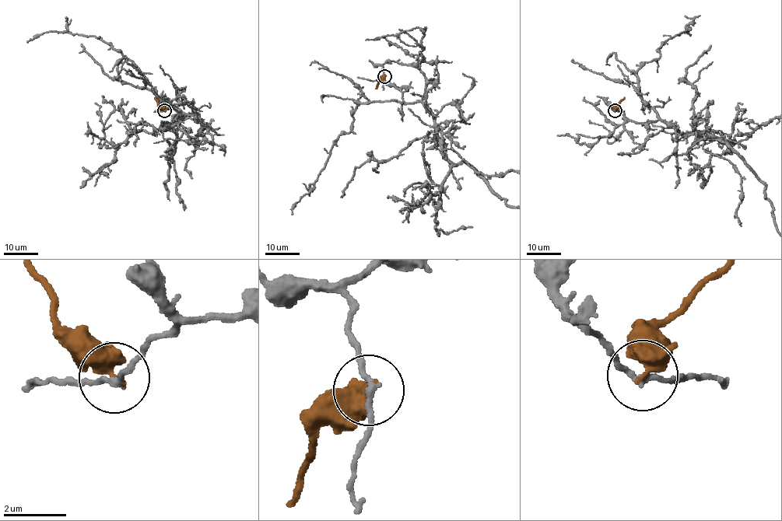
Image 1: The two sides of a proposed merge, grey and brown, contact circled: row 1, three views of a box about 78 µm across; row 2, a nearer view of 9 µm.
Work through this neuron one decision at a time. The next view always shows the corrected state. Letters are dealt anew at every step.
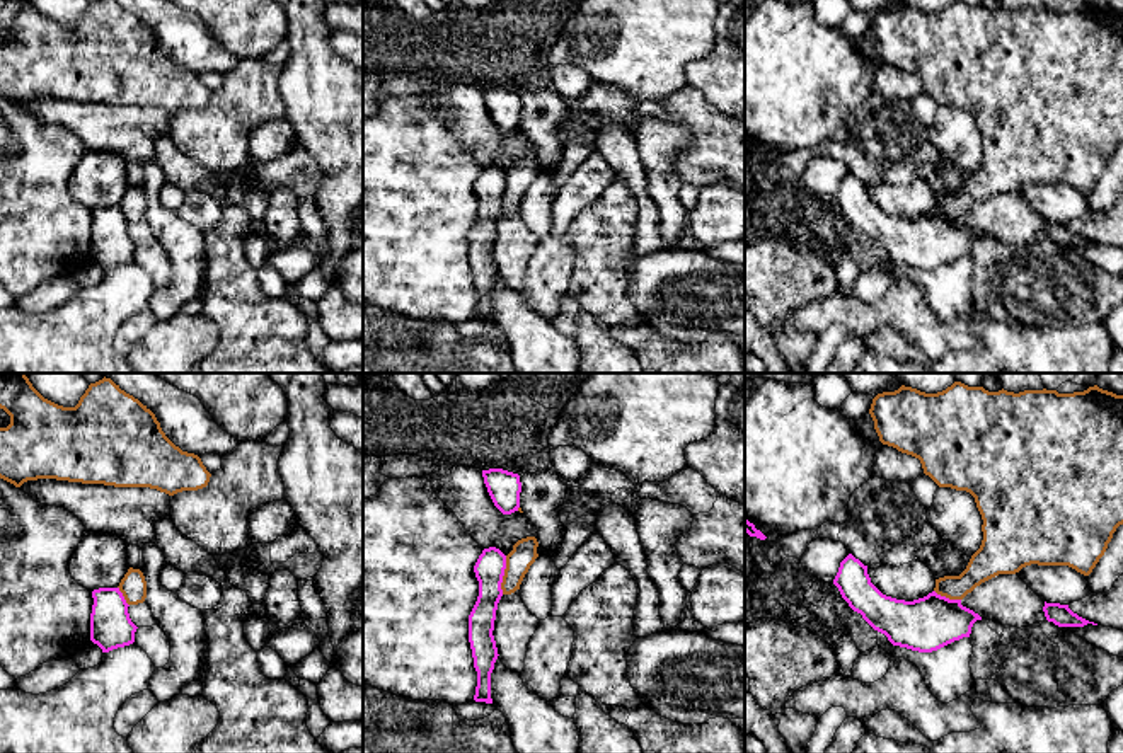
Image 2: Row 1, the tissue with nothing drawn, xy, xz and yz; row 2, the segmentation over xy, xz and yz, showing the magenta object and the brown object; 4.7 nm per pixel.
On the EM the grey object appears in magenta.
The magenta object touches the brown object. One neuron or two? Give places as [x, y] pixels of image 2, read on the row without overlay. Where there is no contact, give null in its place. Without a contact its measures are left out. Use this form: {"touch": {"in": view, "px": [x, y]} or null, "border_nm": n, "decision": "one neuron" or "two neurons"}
{"touch": {"in": "xz", "px": [503, 193]}, "border_nm": 190, "decision": "two neurons"}

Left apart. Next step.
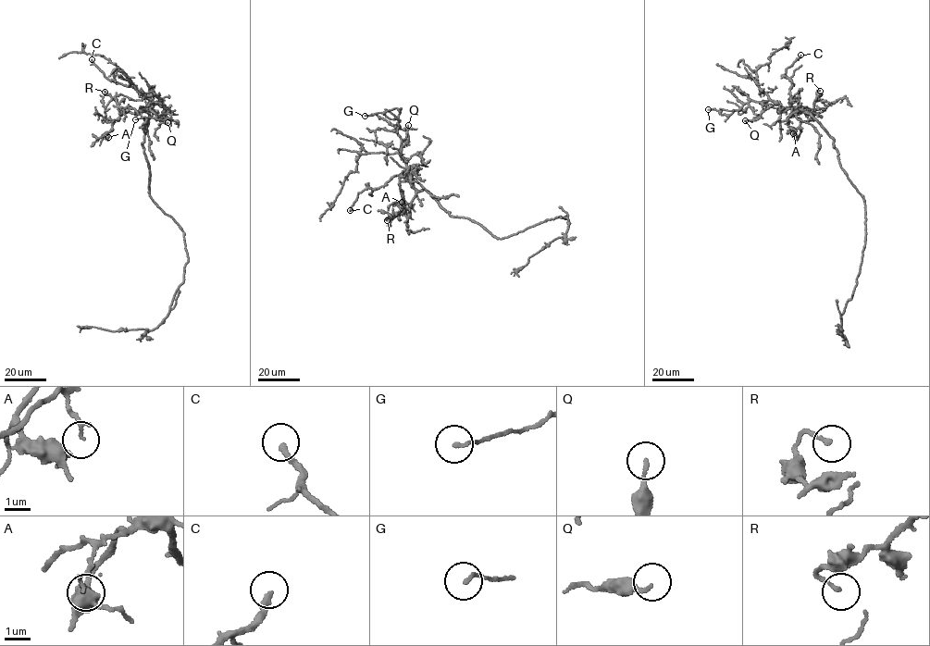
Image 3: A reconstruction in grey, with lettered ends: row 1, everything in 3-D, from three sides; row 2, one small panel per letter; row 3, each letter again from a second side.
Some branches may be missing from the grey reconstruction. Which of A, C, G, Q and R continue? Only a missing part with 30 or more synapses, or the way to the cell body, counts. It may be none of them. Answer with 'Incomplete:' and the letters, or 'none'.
Incomplete: C

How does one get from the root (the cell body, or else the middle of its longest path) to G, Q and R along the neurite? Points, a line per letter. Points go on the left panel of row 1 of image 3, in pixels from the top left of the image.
G: (149, 176), (142, 142), (149, 118), (141, 111), (153, 101), (162, 103), (171, 117), (135, 119)
Q: (149, 176), (142, 142), (149, 118), (147, 112), (141, 111), (151, 108), (160, 121), (167, 122)
R: (149, 176), (142, 142), (148, 113), (126, 112), (111, 121), (105, 113), (111, 97), (105, 92)

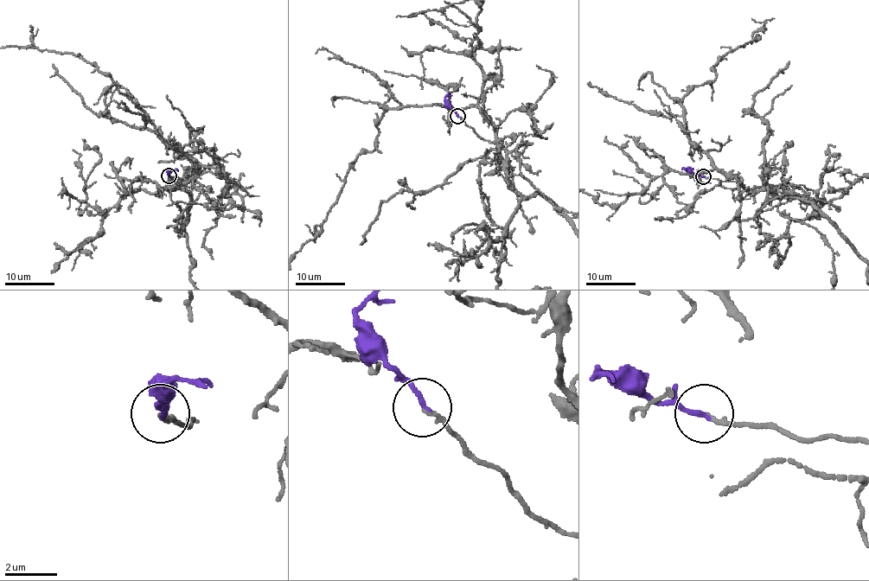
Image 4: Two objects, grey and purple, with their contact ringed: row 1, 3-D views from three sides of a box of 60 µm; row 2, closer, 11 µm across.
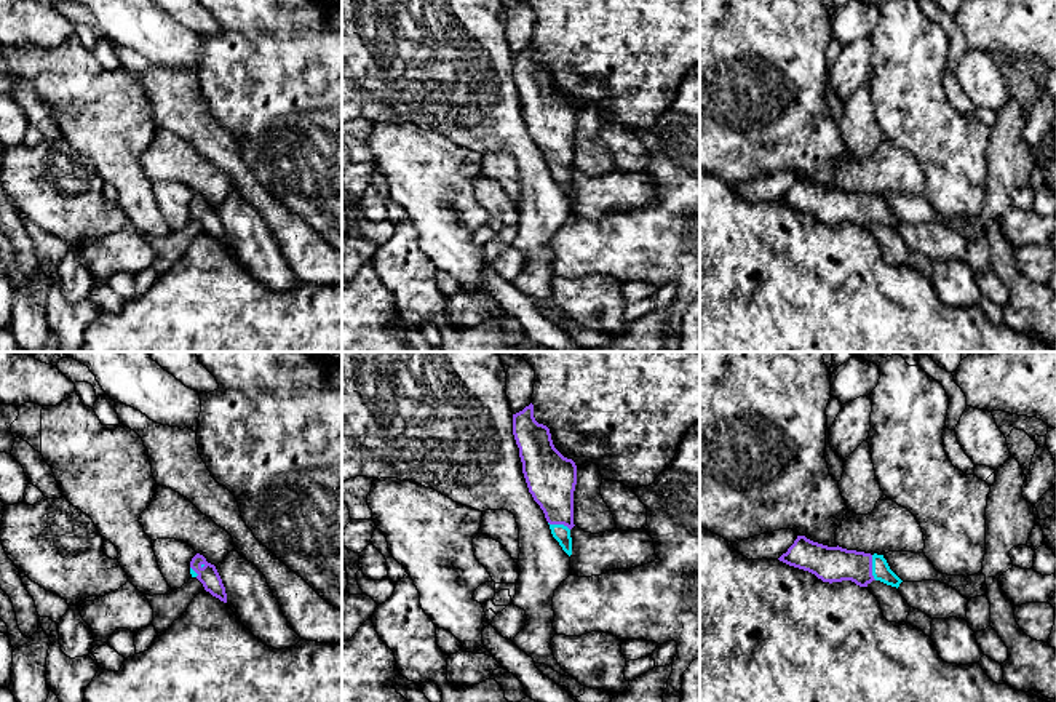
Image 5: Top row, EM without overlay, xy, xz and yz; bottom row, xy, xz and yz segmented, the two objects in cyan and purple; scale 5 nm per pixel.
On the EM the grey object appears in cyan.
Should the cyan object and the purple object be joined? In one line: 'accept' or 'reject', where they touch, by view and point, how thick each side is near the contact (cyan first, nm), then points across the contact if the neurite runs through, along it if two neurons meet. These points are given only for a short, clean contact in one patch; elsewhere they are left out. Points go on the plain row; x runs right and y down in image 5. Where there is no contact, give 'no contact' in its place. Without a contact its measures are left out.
accept; contact yz (873, 210); calibres 90 and 180 nm; way yz (881, 211), (873, 210), (831, 207)

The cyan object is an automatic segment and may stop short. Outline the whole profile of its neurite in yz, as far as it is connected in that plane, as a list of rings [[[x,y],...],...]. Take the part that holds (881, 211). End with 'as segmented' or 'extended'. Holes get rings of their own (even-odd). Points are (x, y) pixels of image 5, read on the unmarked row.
[[[797,177],[794,185],[783,195],[780,203],[808,213],[823,224],[852,222],[859,229],[867,229],[872,222],[880,222],[891,229],[903,224],[888,208],[883,197],[871,197],[842,189],[828,189]]]; extended

